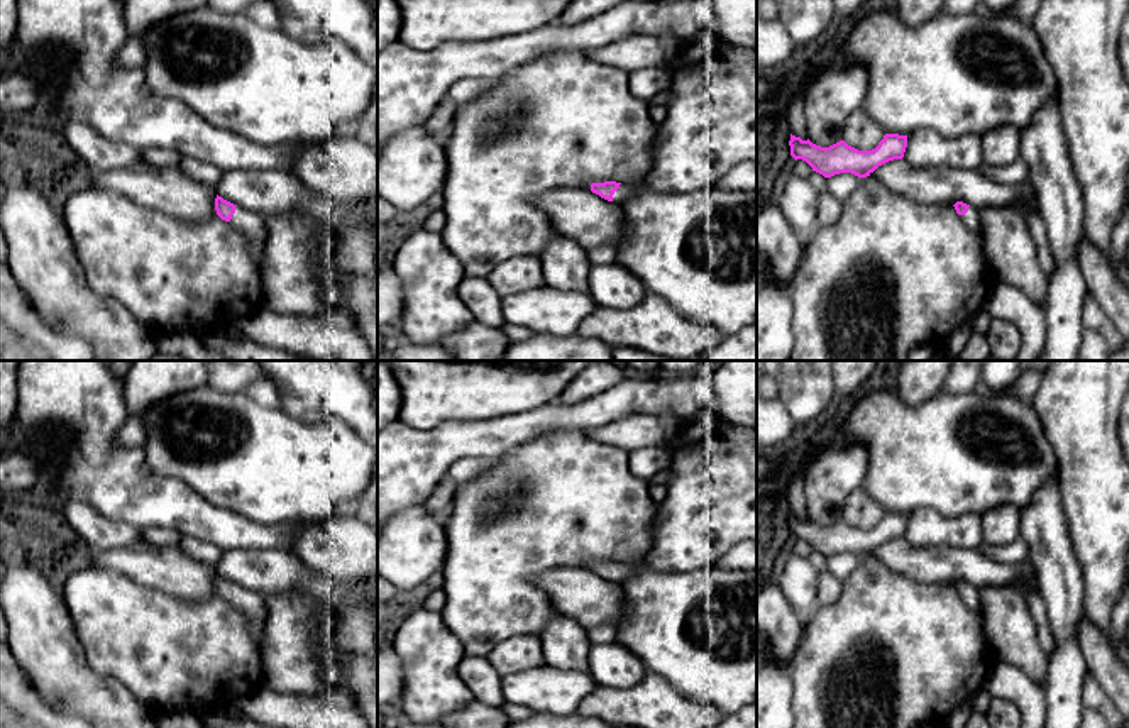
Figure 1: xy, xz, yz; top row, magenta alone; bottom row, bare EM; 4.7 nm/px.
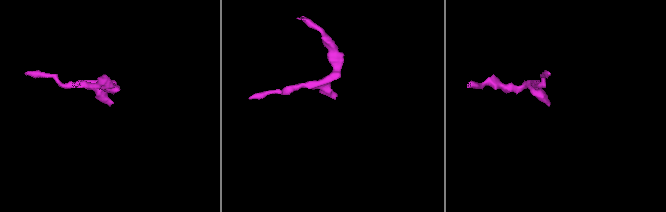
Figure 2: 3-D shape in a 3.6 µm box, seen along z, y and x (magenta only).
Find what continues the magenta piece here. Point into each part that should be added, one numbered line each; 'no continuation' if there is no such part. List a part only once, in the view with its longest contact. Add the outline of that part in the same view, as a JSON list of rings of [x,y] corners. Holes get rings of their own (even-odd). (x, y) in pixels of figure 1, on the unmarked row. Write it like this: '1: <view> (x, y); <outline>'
1: xz (623, 571); [[[620,564],[620,567],[613,574],[613,582],[621,584],[633,574],[633,567],[630,564]]]

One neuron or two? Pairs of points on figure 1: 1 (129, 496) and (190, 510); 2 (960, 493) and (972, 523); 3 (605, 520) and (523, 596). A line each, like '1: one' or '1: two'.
1: one
2: two
3: one

